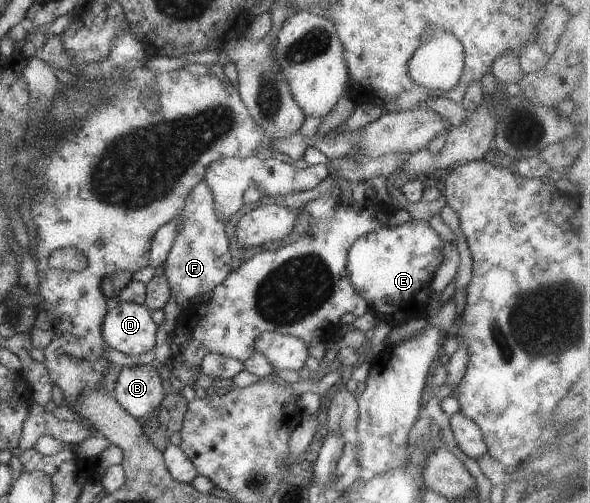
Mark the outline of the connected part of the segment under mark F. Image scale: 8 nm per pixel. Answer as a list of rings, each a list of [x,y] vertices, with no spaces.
[[[202,180],[187,195],[184,209],[179,215],[181,227],[164,263],[164,275],[169,283],[172,297],[181,305],[183,311],[190,305],[190,299],[211,292],[220,285],[233,270],[232,253],[226,222],[217,216],[215,197],[212,190]]]

